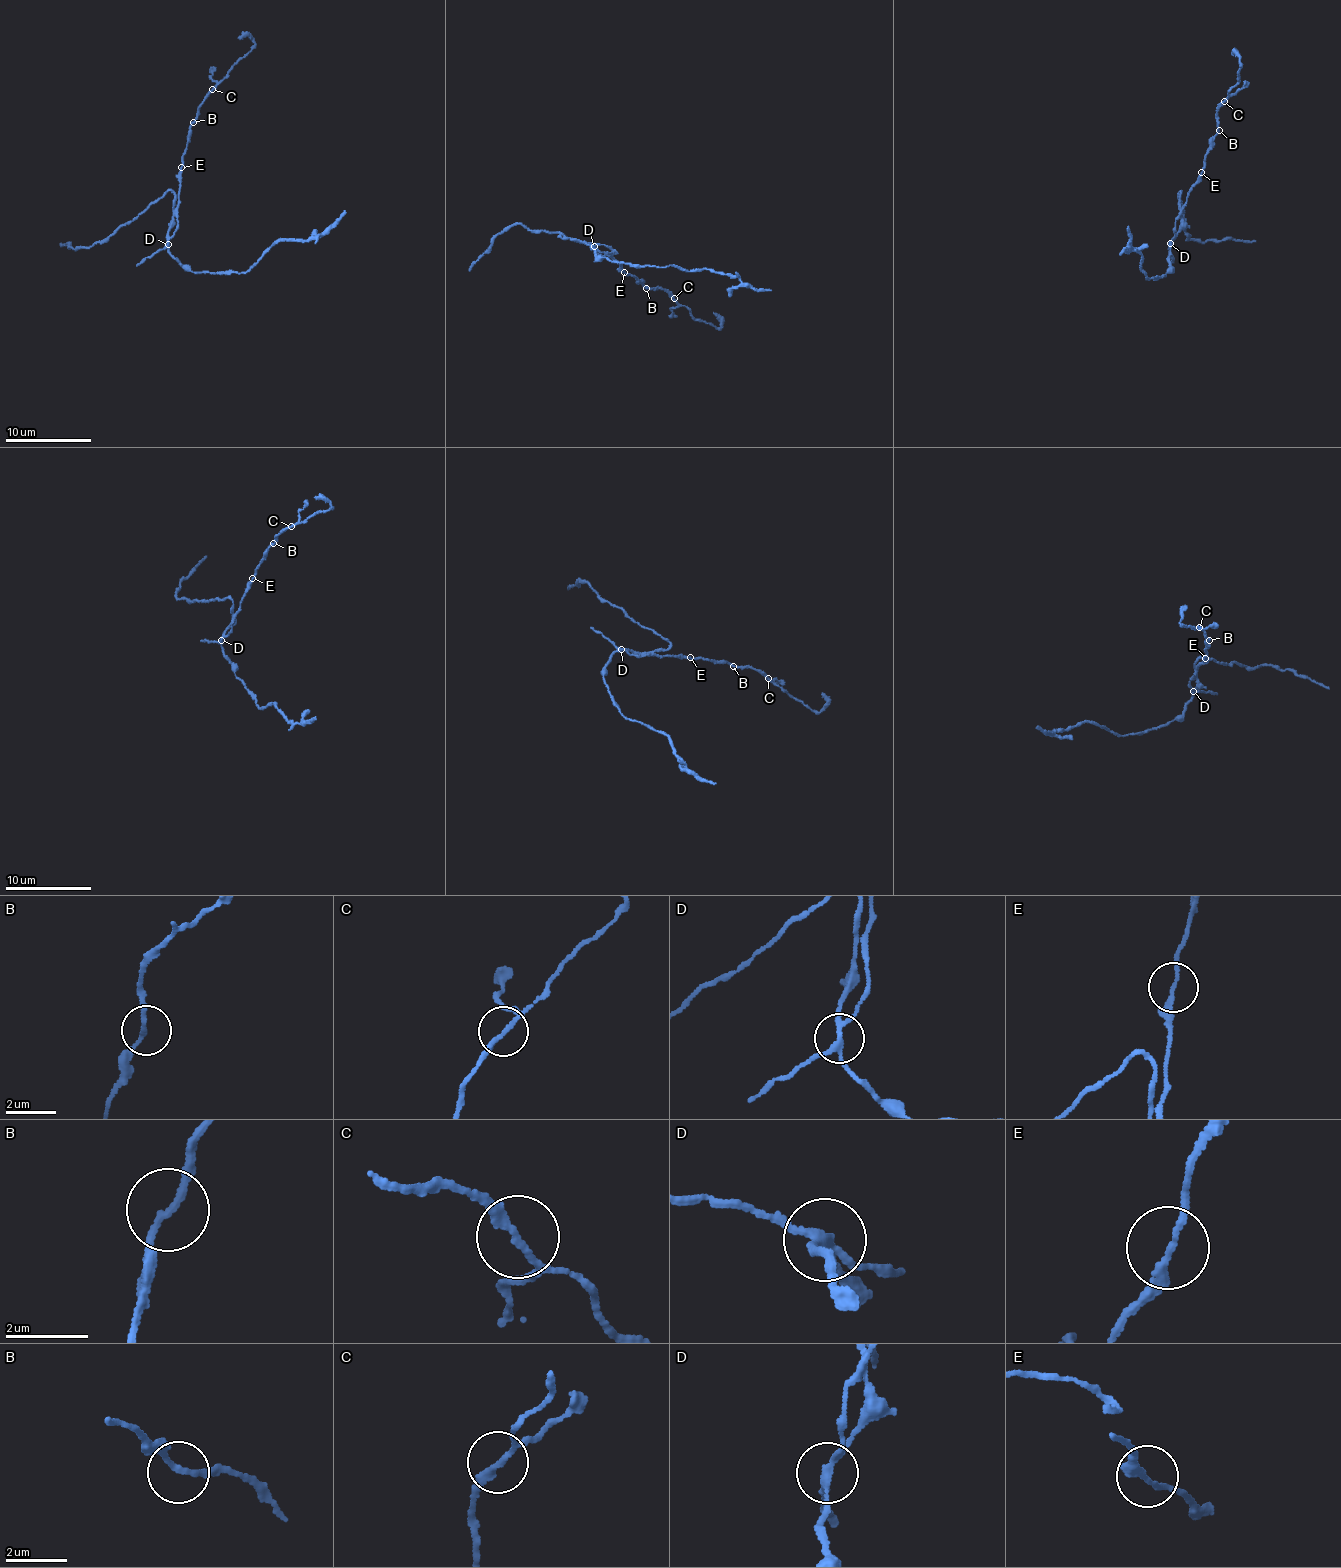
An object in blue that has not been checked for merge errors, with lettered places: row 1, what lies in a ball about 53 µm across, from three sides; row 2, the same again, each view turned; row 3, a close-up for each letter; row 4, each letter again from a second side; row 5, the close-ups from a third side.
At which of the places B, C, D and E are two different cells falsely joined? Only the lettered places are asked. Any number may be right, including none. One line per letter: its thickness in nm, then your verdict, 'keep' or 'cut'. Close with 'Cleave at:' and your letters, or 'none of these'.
B: 160 nm | keep
C: 180 nm | cut
D: 190 nm | cut
E: 170 nm | keep
Cleave at: C, D

